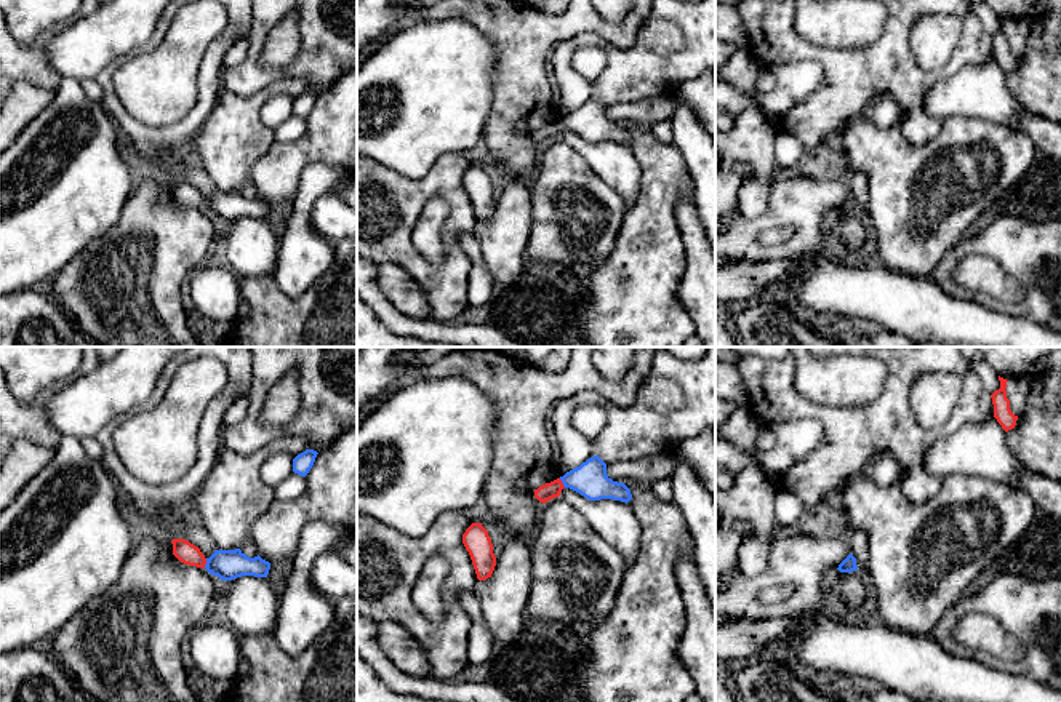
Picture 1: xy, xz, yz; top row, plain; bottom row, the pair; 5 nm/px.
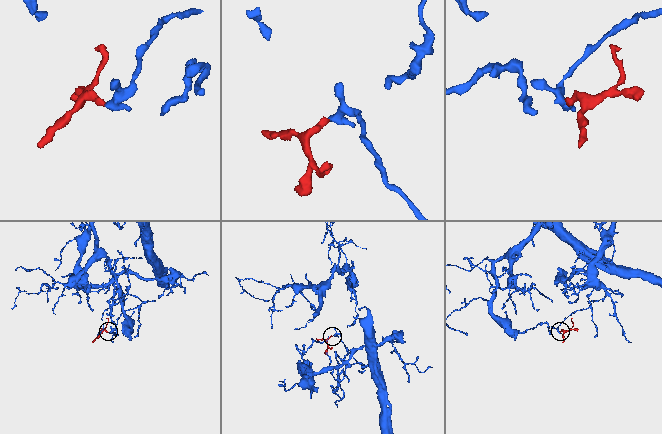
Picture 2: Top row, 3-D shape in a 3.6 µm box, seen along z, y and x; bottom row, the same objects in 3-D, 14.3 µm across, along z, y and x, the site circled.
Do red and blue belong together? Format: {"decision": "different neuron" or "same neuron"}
{"decision": "same neuron"}

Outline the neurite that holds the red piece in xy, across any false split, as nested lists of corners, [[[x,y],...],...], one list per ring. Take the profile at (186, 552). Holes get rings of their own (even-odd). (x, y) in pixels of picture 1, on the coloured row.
[[[173,539],[171,544],[173,555],[181,563],[205,568],[221,580],[232,580],[242,576],[267,577],[270,569],[269,561],[262,560],[259,555],[250,558],[240,548],[214,550],[214,553],[206,558],[198,547],[186,539]]]

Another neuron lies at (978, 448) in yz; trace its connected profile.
[[[995,417],[970,422],[936,440],[923,457],[933,475],[978,475],[1024,489],[1037,510],[1061,520],[1061,481],[1027,470],[1007,443],[1007,432]]]

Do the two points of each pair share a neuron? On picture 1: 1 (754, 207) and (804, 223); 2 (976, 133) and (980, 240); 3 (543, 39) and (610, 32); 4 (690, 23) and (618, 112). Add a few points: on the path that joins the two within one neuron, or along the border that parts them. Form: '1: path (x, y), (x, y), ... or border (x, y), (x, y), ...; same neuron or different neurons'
1: border (778, 175), (772, 183), (765, 208), (756, 216); different neurons
2: border (965, 237), (938, 263); different neurons
3: path (559, 27), (565, 24), (594, 24); same neuron
4: border (661, 96), (616, 103), (607, 107); different neurons

